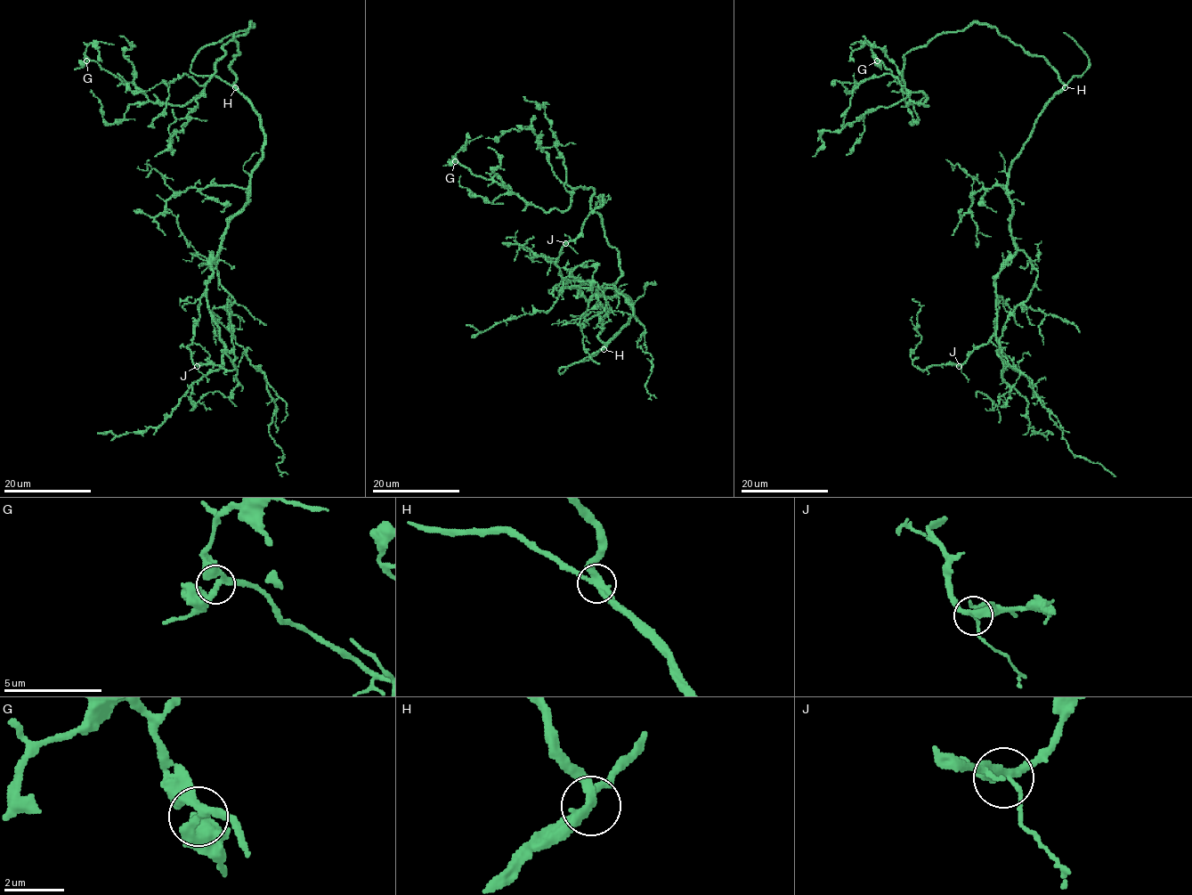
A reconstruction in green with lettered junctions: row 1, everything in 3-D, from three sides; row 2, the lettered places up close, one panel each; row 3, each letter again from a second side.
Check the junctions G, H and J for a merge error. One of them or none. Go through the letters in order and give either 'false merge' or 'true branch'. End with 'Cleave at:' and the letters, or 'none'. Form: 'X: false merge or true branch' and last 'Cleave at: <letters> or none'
G: true branch
H: true branch
J: true branch
Cleave at: none

